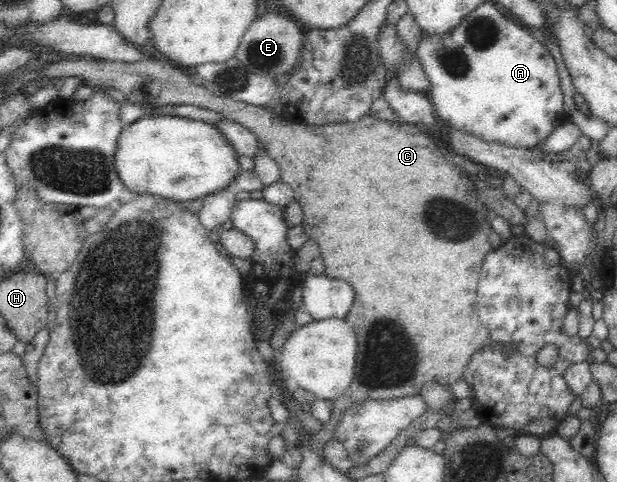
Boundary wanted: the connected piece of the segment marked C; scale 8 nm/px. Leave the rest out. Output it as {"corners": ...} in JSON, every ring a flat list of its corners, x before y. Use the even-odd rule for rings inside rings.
{"corners":[[80,57,68,62,60,60,48,65,39,74,40,77,42,75,50,78,76,76,93,89,120,90,126,101,138,108,194,104,214,110,222,118,238,122,252,132,258,139,259,146,277,162,279,179,292,188,295,200,301,206,301,228,305,230,308,240,314,238,312,242,318,244,319,257,326,266,325,276,346,280,354,288,354,300,346,315,346,322,352,324,357,340,354,378,344,394,333,401,330,419,312,438,314,447,322,449,334,439,338,420,356,402,418,395,425,382,436,381,450,386,461,377,464,364,475,352,494,346,486,328,482,328,478,314,472,314,476,312,476,284,478,276,481,276,482,264,486,256,494,250,490,243,490,232,493,228,488,219,489,210,486,203,478,198,474,188,470,189,468,186,469,182,463,178,465,173,442,153,442,148,438,147,436,140,421,125,404,121,392,122,368,114,356,122,333,123,322,127,290,123,272,108,252,106,232,97,214,94,188,77,184,69,154,57,131,64,100,61,91,57],[432,200,434,218,430,218,430,230,420,230,420,224,426,226,426,220,418,218,414,222,414,216,424,216,424,212,428,214],[430,352,436,356,426,358]]}

